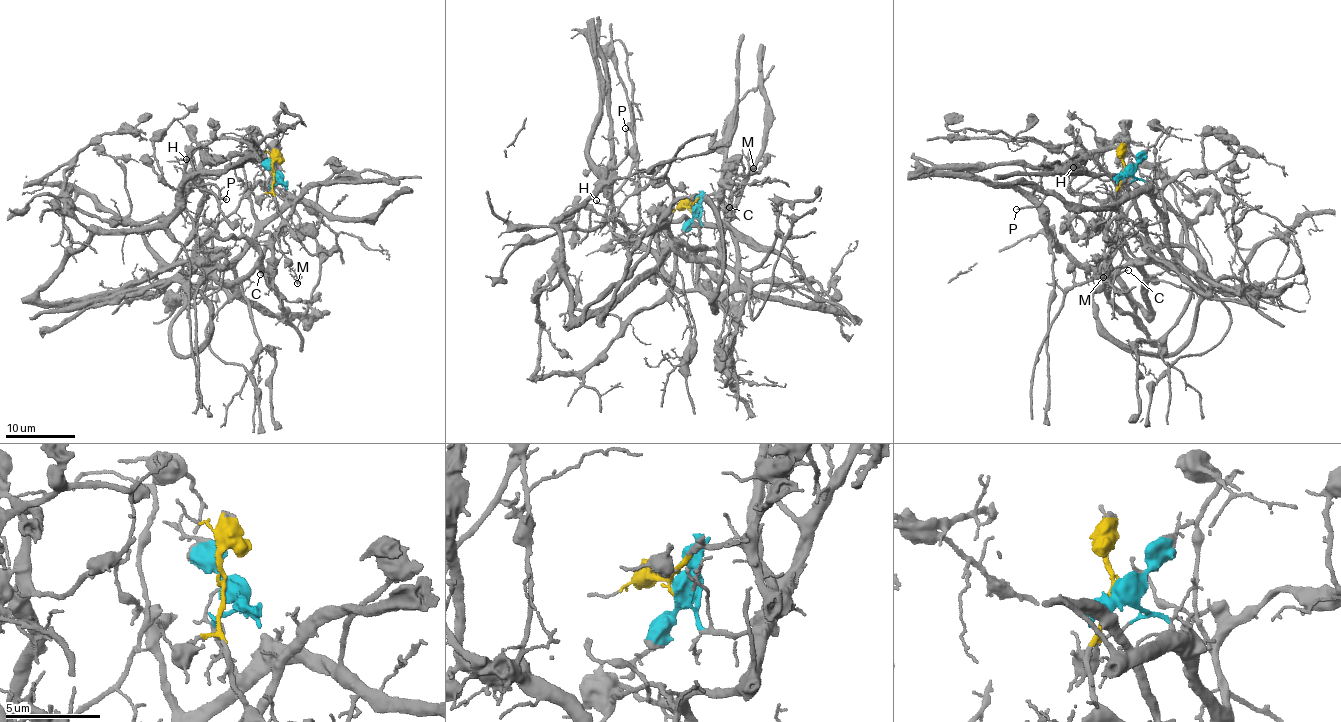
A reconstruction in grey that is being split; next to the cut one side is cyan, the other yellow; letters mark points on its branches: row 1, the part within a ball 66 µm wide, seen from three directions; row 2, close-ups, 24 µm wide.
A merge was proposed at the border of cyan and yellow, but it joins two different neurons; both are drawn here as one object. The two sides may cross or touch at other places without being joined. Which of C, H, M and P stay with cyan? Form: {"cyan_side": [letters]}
{"cyan_side": ["C", "H", "P"]}

